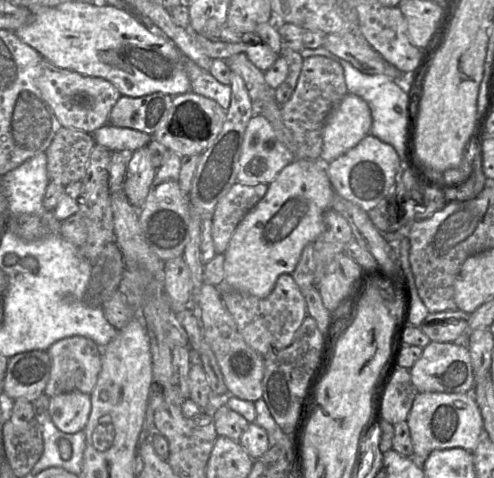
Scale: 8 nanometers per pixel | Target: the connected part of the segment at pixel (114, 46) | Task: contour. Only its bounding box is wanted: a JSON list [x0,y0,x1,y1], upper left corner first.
[14,1,191,97]

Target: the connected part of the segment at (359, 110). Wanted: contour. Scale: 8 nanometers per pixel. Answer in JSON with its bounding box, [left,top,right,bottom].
[320,94,372,164]

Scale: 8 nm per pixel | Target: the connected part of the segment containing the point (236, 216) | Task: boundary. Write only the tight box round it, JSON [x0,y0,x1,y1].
[212,184,268,254]

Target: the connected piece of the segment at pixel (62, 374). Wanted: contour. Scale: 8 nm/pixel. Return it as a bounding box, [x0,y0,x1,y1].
[44,336,102,398]

